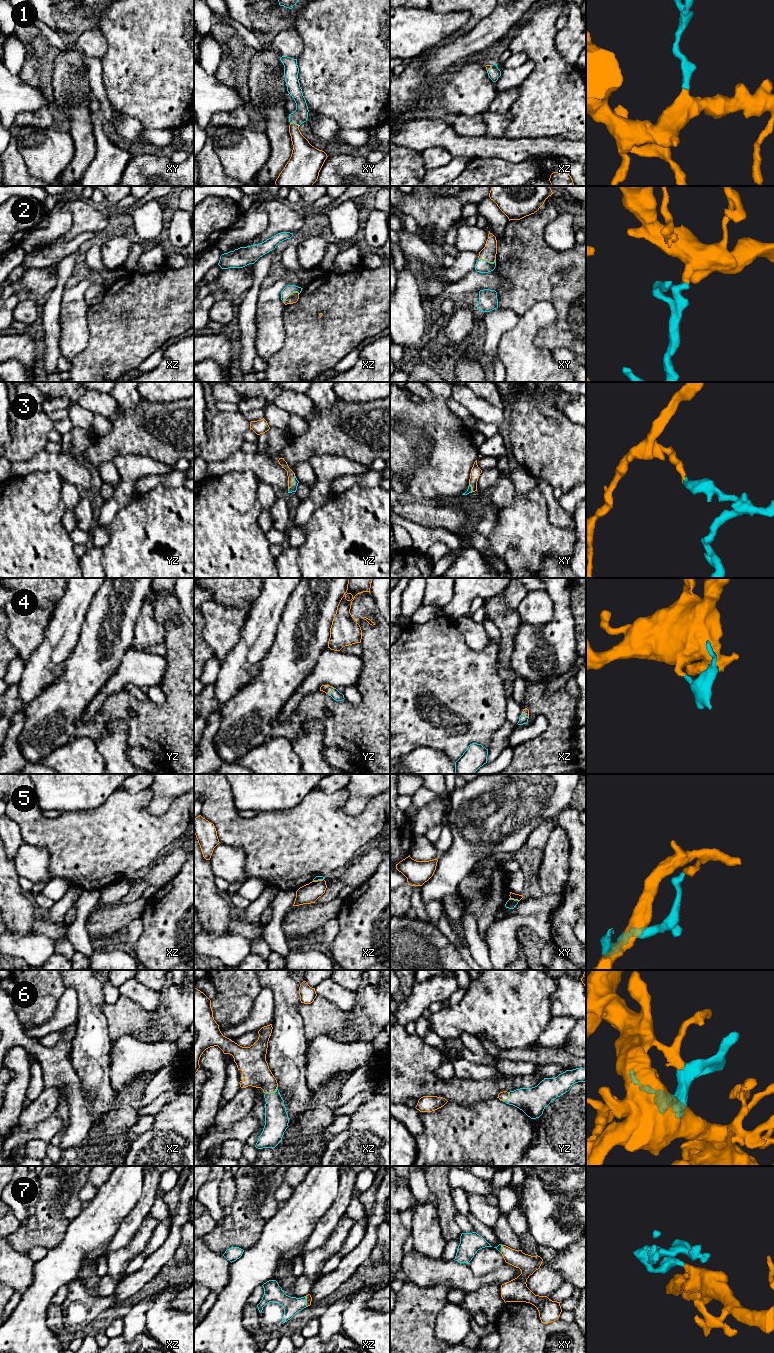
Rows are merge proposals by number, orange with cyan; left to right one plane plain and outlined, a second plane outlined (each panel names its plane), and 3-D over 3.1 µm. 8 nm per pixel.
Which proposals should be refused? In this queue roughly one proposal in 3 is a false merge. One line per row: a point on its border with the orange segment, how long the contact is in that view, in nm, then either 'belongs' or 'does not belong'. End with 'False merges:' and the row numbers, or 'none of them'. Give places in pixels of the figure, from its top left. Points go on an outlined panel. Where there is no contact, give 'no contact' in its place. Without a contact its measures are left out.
1: xy (294, 123) | 80 nm | belongs
2: xy (487, 260) | 140 nm | belongs
3: yz (293, 483) | 130 nm | belongs
4: yz (331, 691) | 80 nm | belongs
5: xy (514, 899) | 80 nm | does not belong
6: xz (272, 1092) | 120 nm | belongs
7: xz (306, 1301) | 90 nm | belongs
False merges: 5

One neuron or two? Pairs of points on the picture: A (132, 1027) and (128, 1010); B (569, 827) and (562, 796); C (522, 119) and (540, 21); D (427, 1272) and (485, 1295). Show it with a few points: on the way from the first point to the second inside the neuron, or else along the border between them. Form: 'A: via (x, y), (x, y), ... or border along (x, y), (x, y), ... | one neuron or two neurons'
A: via (132, 1023), (128, 1014) | one neuron
B: border along (569, 806), (554, 818) | two neurons
C: via (540, 95), (540, 45) | one neuron
D: border along (497, 1282), (484, 1285), (467, 1294) | two neurons

